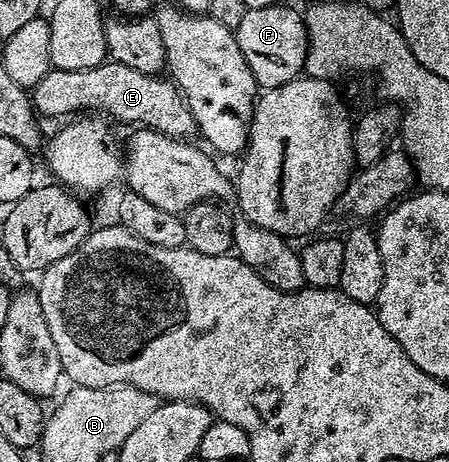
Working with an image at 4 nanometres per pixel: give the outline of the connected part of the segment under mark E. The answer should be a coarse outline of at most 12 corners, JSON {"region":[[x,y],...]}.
{"region":[[112,62],[52,67],[31,90],[42,117],[80,112],[172,140],[197,123],[172,79]]}

